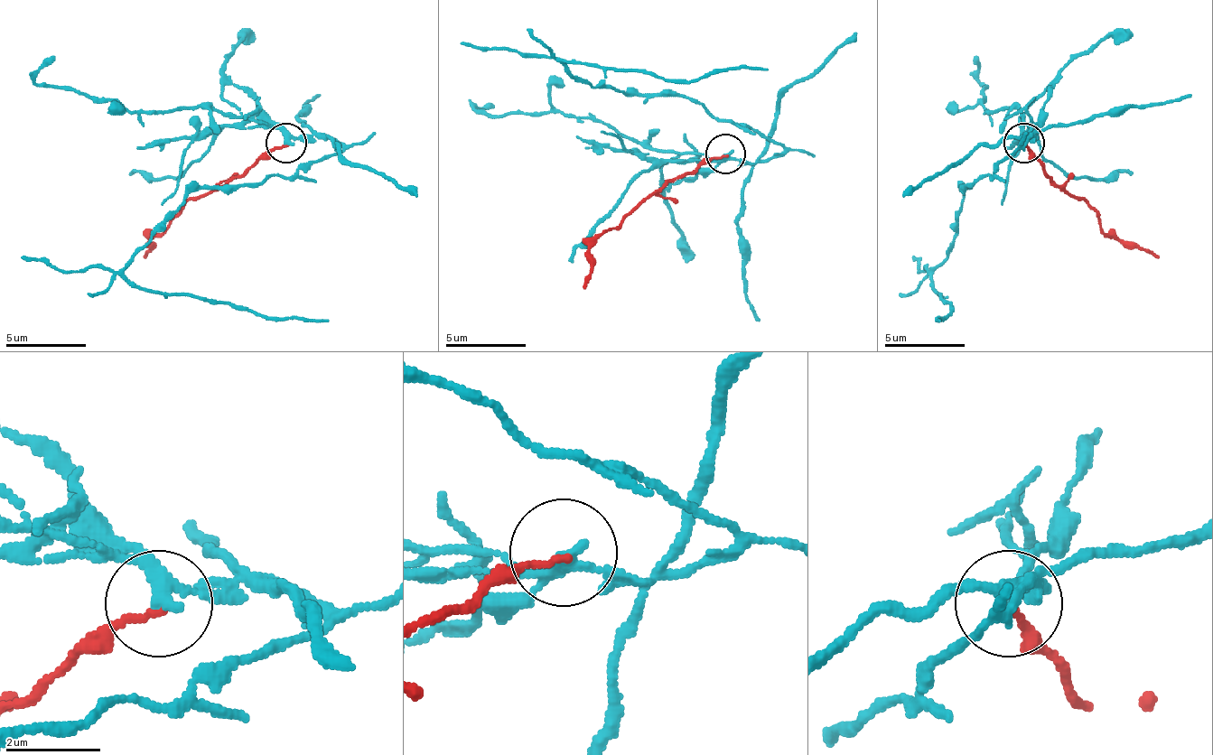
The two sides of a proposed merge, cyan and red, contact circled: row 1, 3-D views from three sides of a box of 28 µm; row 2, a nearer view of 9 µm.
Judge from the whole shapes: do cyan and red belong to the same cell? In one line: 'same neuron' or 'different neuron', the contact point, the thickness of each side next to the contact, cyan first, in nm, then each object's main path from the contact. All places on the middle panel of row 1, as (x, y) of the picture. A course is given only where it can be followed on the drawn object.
different neuron | (725, 153) | 240/150 nm | cyan via (726, 154), (767, 163), (783, 146), (678, 94), (577, 82), (562, 62), (662, 79), (767, 70) | red via (726, 154), (702, 159), (610, 227), (590, 251), (590, 279), (582, 287)

